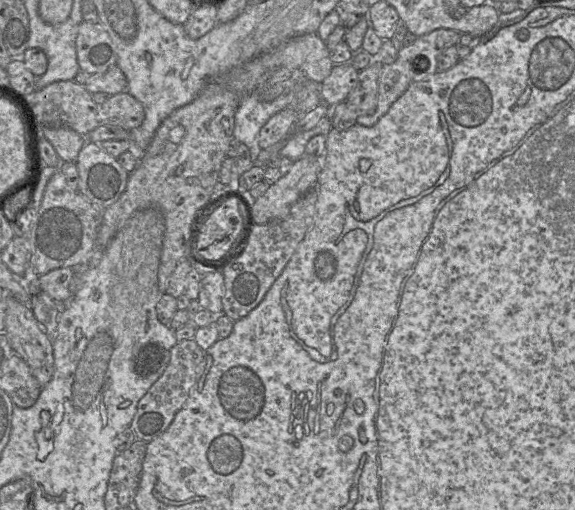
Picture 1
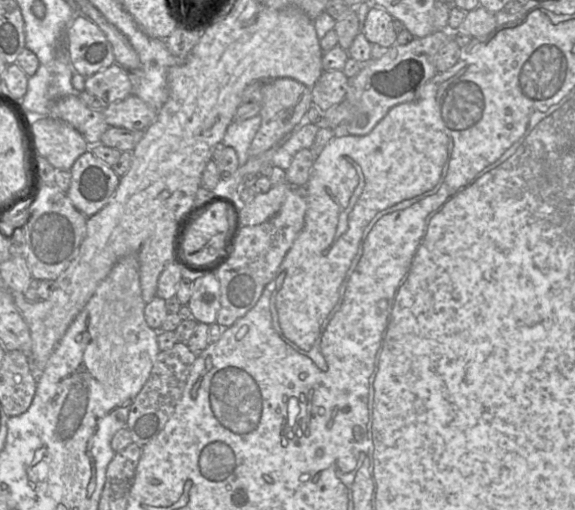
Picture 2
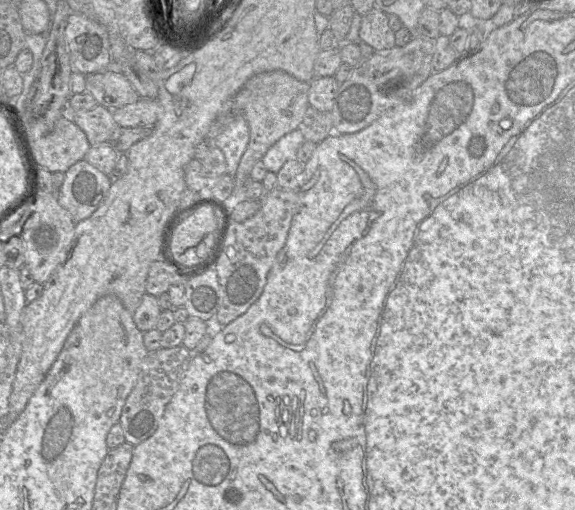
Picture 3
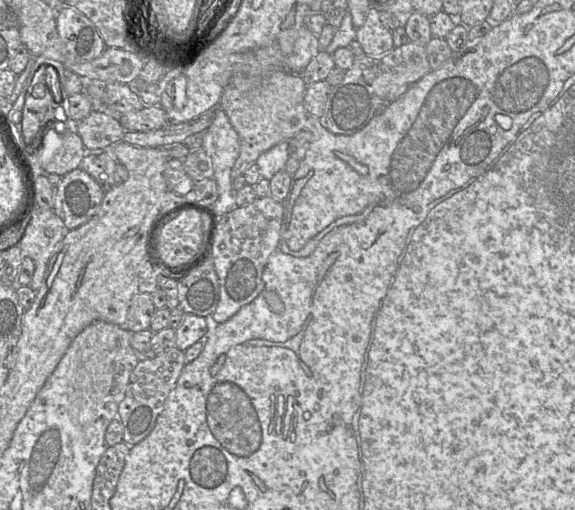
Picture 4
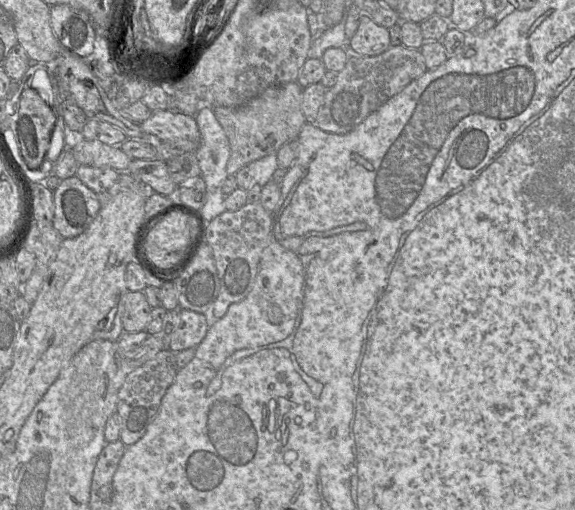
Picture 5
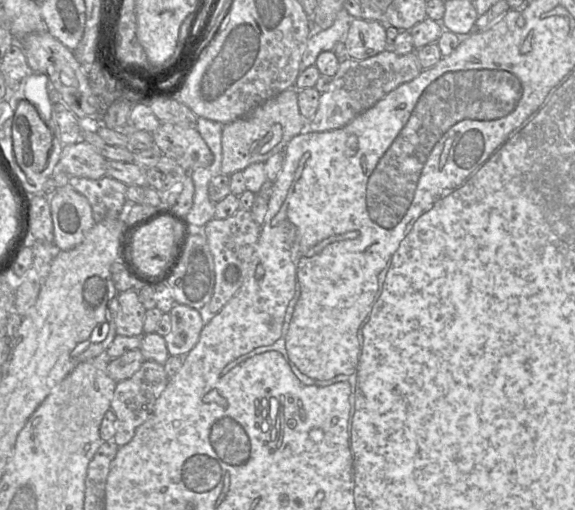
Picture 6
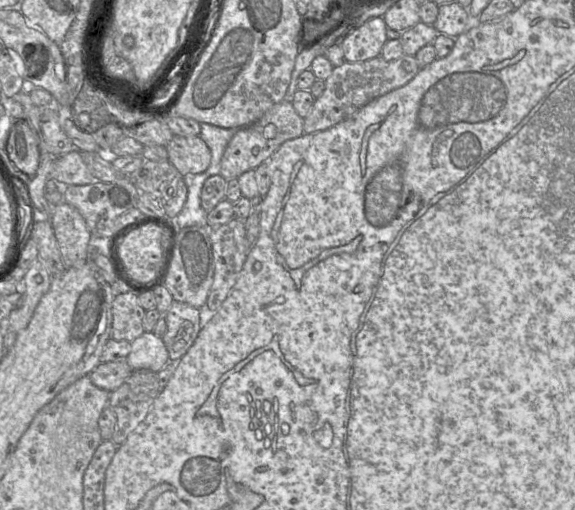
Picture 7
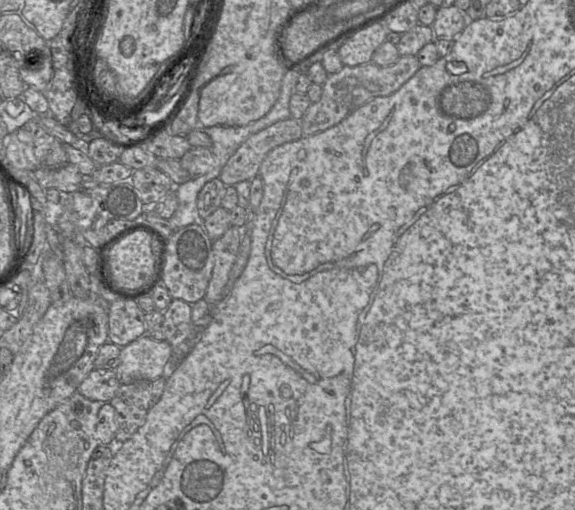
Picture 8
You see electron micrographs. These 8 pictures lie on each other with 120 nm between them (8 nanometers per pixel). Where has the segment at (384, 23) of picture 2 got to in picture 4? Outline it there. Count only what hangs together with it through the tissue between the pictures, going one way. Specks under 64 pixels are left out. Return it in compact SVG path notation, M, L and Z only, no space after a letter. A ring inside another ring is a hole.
M375 8L369 9L364 24L357 29L356 40L370 56L383 56L394 48L392 31L383 25Z

